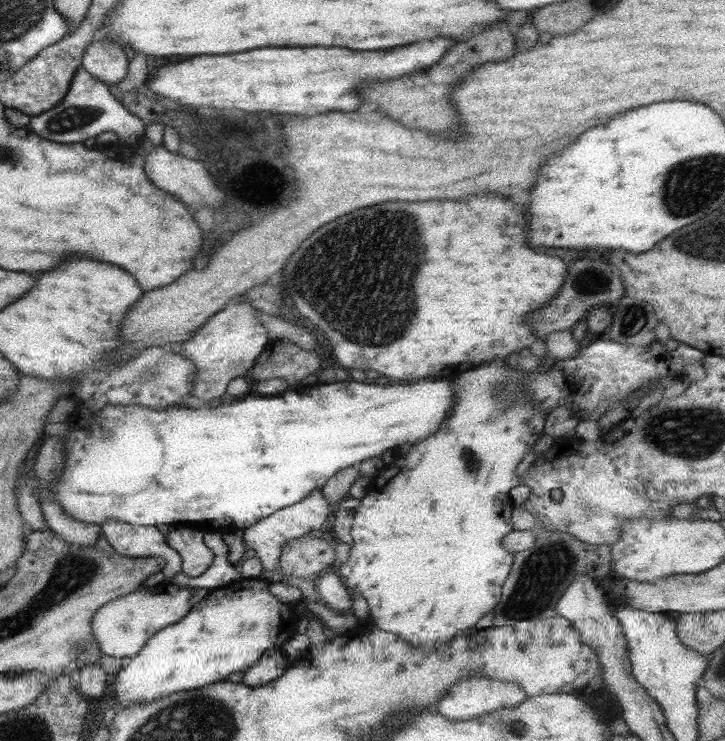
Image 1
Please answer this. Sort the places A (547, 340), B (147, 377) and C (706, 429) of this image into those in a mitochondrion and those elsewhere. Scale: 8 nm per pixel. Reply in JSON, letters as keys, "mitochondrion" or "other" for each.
{"A":"other","B":"mitochondrion","C":"mitochondrion"}

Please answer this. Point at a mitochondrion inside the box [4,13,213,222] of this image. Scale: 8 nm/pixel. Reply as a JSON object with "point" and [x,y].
{"point":[68,119]}

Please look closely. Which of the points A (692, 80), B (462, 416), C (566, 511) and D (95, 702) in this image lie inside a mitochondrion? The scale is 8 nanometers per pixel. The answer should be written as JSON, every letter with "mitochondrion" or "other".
{"A":"other","B":"other","C":"other","D":"other"}

